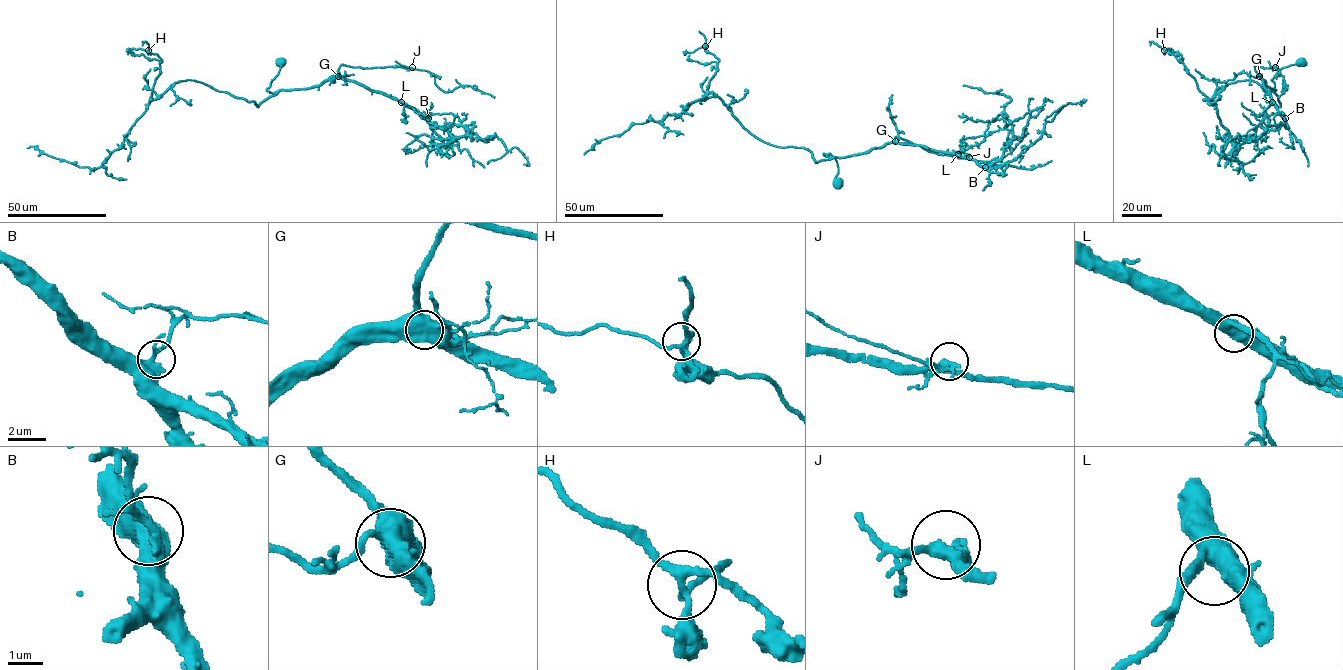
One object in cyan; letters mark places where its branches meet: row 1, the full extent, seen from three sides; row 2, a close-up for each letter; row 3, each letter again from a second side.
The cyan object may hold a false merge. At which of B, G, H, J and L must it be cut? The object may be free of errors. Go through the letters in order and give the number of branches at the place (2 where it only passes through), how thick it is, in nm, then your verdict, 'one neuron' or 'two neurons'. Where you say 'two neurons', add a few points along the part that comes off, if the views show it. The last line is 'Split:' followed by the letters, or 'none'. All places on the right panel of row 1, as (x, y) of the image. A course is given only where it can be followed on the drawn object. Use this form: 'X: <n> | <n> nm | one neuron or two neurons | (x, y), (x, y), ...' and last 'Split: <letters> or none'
B: 4 | 320 nm | one neuron
G: 4 | 700 nm | one neuron
H: 4 | 240 nm | one neuron
J: 4 | 360 nm | one neuron
L: 3 | 440 nm | one neuron
Split: none

